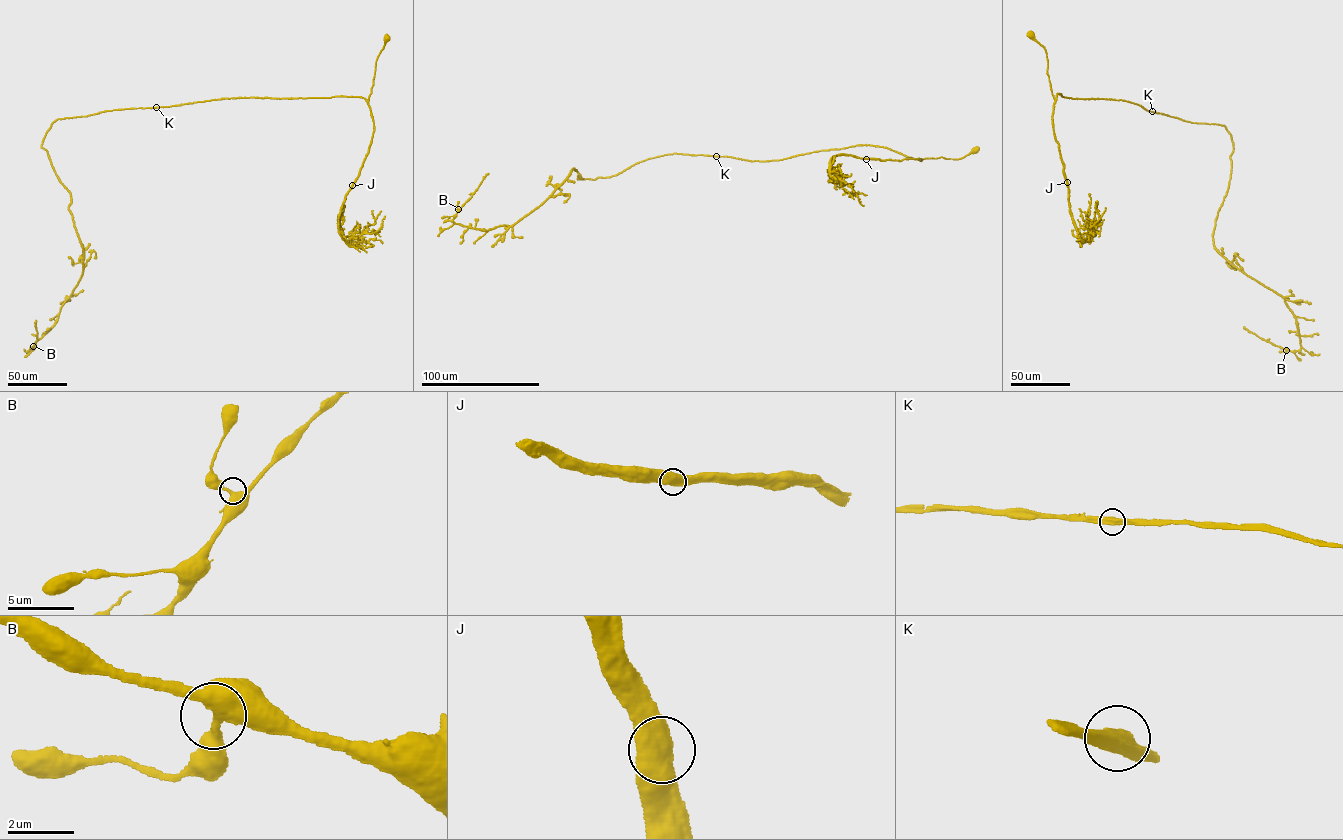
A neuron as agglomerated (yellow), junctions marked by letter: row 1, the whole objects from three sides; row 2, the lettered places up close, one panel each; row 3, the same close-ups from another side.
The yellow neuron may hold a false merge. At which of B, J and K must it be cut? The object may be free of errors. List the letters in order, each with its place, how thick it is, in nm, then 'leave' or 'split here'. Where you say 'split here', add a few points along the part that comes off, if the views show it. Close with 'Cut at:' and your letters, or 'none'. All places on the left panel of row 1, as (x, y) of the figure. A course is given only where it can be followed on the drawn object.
B: place (33, 346); calibre 550 nm; leave
J: place (352, 185); calibre 650 nm; leave
K: place (156, 107); calibre 500 nm; leave
Cut at: none

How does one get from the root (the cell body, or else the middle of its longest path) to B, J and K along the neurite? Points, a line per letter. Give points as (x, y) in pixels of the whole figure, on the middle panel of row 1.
B: (975, 149), (670, 154), (606, 177), (573, 168), (510, 226), (462, 226), (458, 209)
J: (975, 149), (958, 159), (866, 159)
K: (975, 149), (958, 159), (941, 157), (920, 161), (886, 148), (865, 145), (767, 161), (716, 156)

